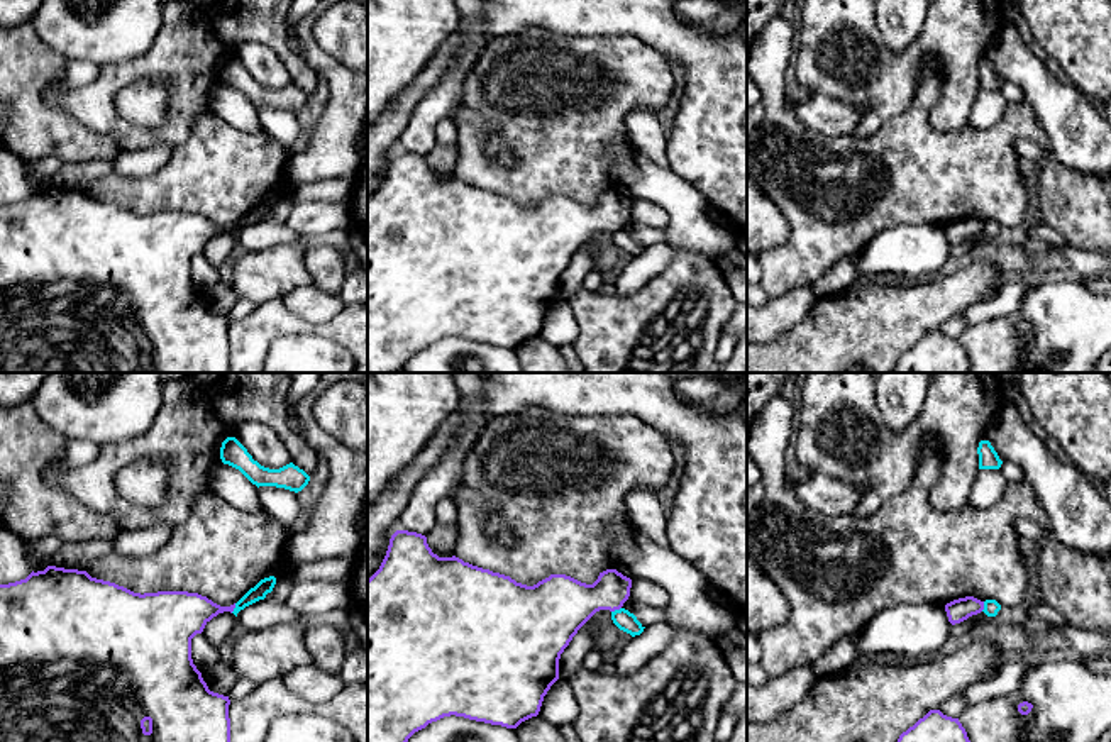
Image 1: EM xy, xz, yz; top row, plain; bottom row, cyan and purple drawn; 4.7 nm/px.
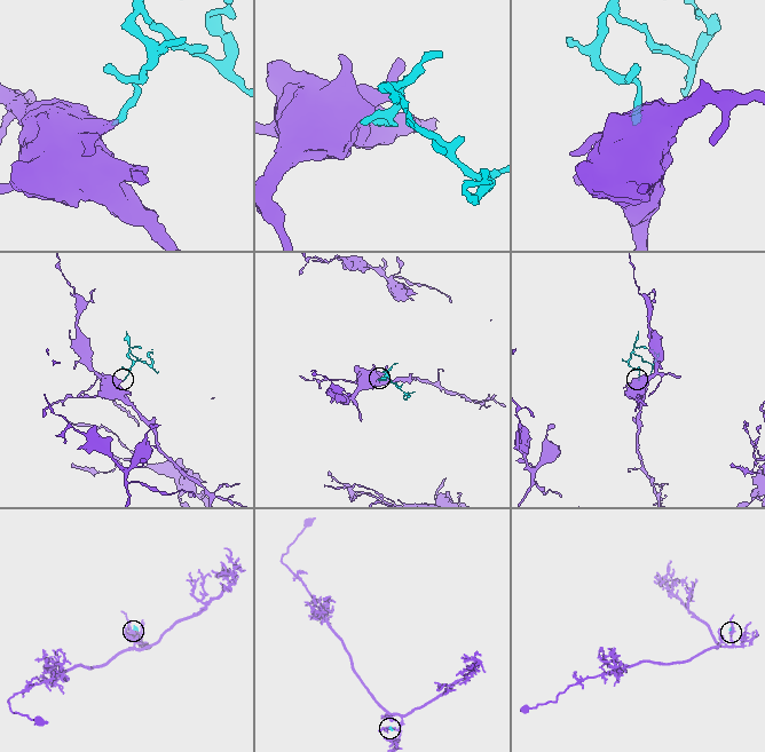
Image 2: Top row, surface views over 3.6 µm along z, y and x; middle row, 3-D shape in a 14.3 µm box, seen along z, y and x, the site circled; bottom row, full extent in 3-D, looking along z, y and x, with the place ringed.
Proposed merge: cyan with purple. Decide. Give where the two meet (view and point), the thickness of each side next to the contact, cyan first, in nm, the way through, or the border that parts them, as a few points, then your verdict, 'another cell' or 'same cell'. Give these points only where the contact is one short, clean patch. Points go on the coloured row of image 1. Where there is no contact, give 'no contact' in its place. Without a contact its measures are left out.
xy (234, 609) | 70/220 nm | along xy (236, 603), (231, 612) | another cell

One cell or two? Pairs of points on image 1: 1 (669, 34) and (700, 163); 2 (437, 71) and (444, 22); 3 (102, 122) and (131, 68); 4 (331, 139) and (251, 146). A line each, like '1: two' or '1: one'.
1: one
2: two
3: one
4: two

